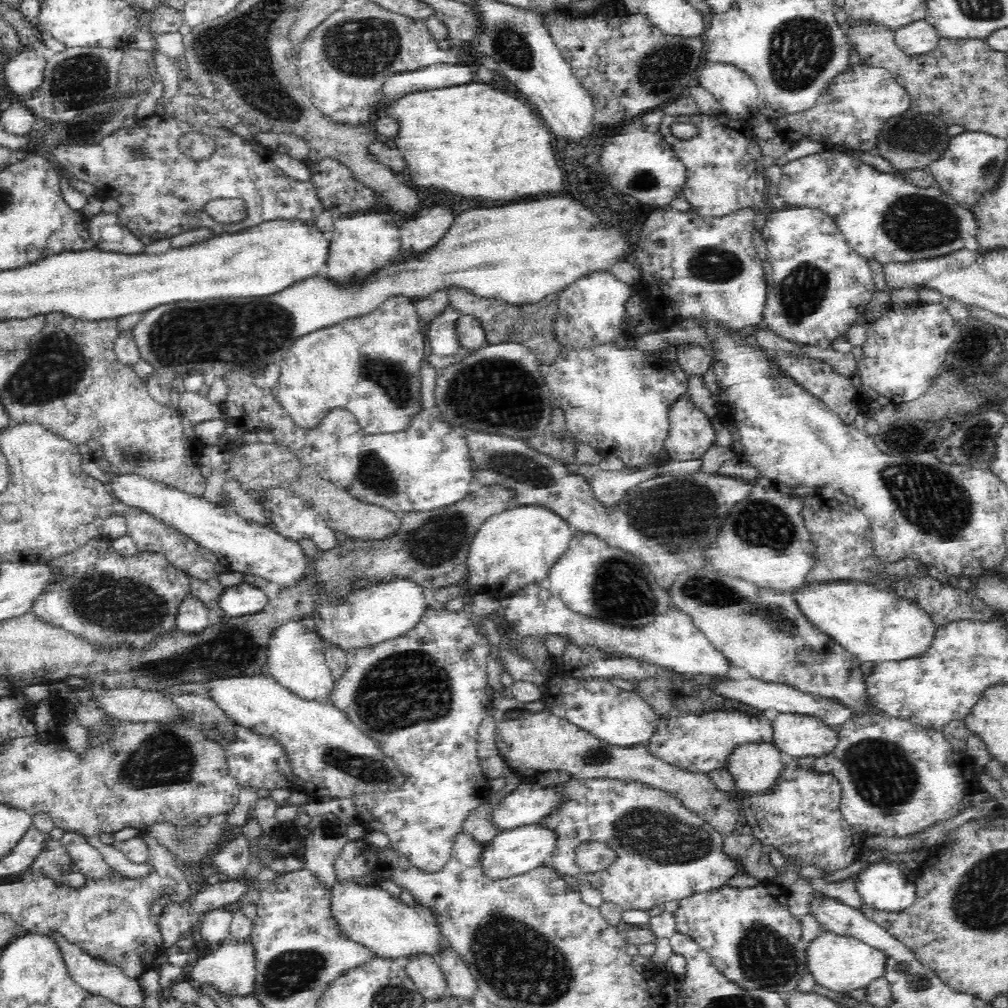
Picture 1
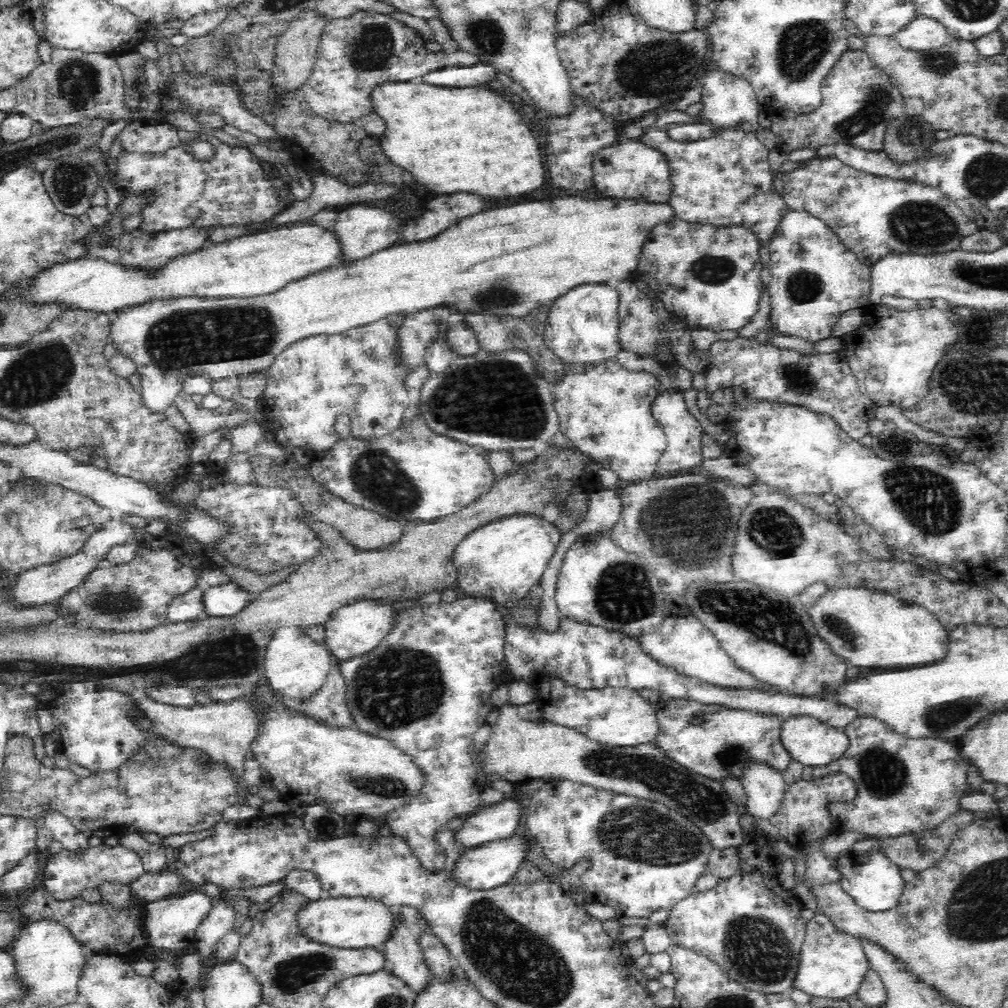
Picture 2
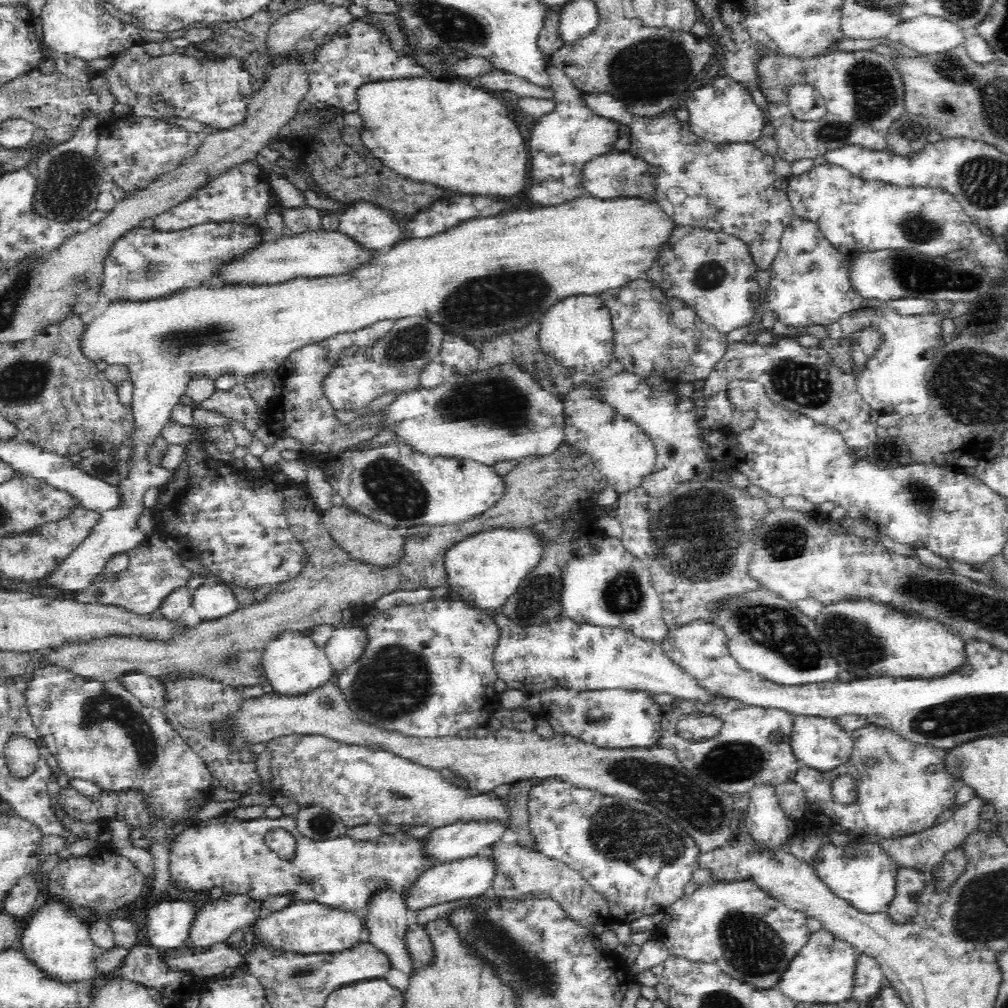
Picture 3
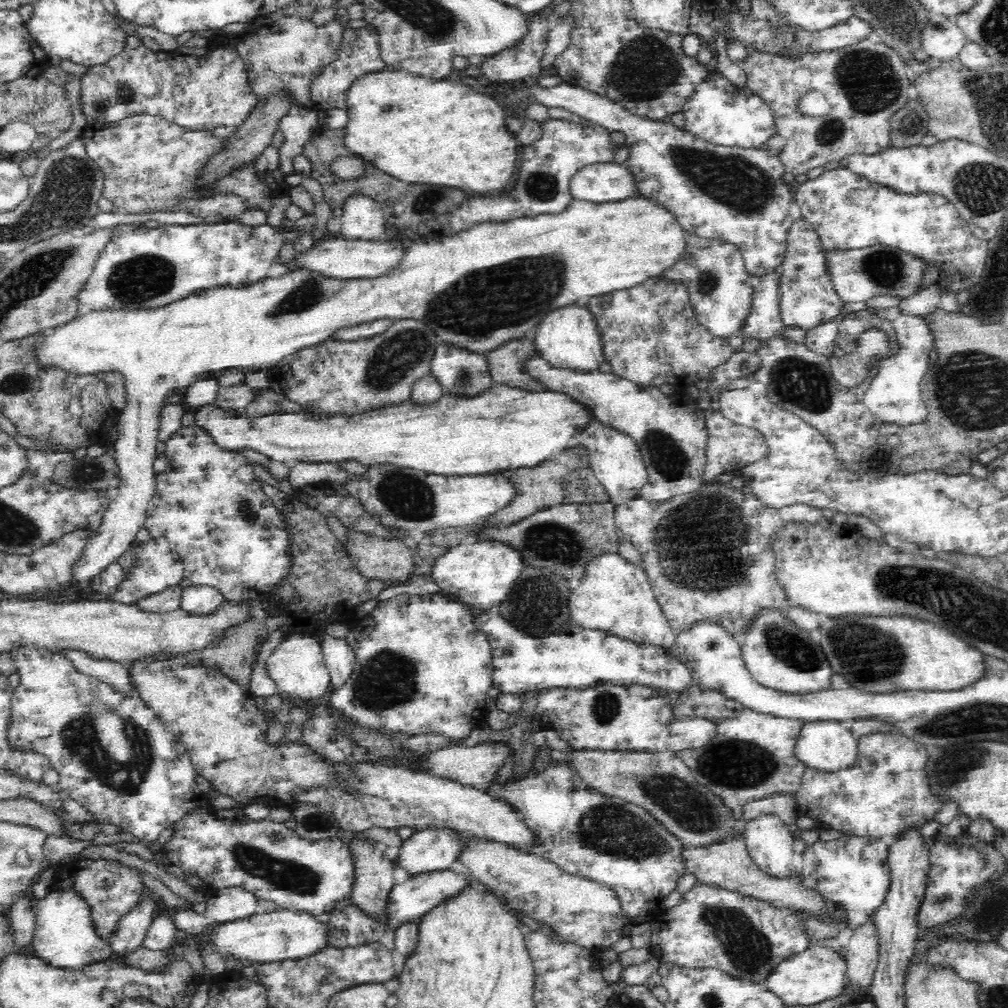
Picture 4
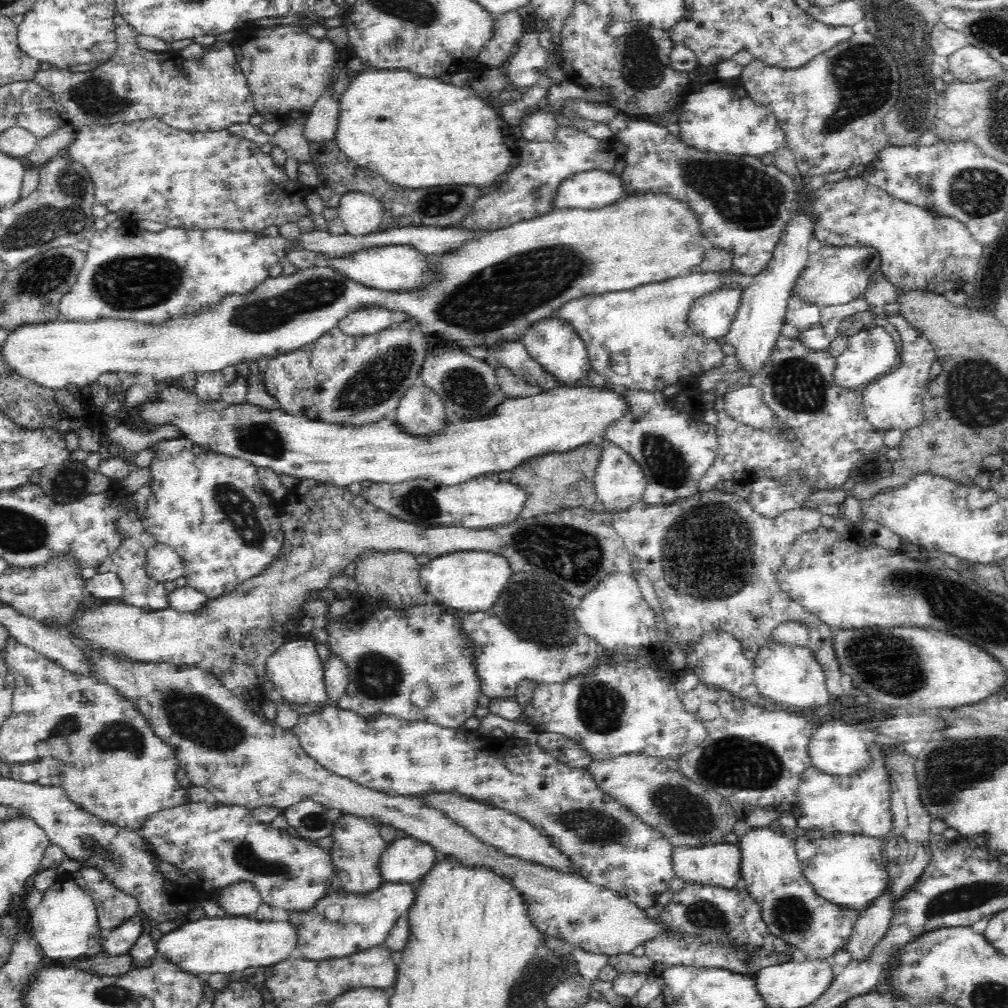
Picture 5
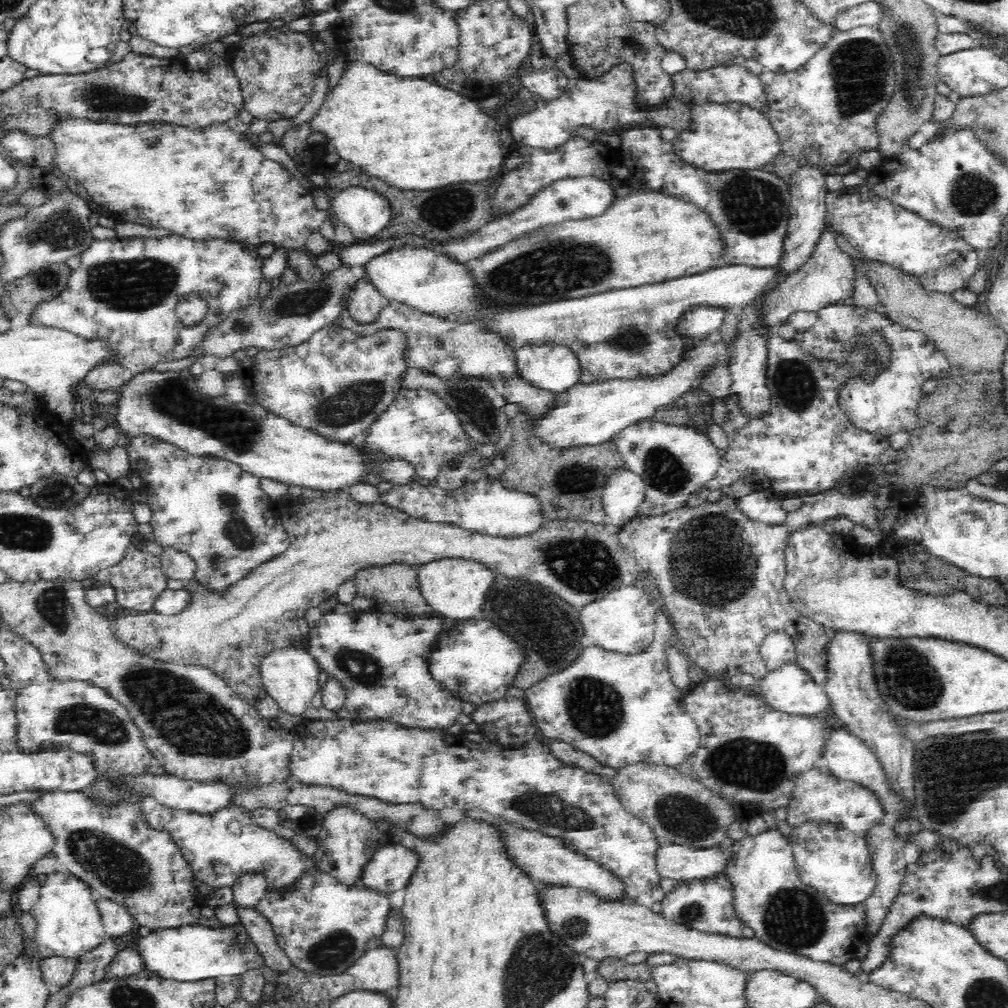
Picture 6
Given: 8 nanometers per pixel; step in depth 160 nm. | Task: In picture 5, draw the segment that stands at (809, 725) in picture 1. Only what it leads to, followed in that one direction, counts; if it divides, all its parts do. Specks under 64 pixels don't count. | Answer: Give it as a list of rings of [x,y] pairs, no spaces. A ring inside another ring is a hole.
[[[840,720],[816,722],[807,744],[809,760],[818,770],[829,775],[850,776],[869,763],[867,743],[858,726],[845,724]]]

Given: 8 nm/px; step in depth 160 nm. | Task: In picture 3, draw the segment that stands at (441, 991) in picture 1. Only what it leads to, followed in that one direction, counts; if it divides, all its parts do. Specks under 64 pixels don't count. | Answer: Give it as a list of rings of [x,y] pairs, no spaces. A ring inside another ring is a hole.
[[[383,891],[380,895],[373,897],[367,906],[365,919],[367,922],[367,931],[369,932],[369,941],[380,949],[388,956],[391,962],[391,968],[396,968],[406,975],[408,978],[414,974],[416,970],[414,966],[414,959],[408,951],[408,945],[406,945],[406,935],[409,927],[408,920],[406,920],[406,902],[404,899],[400,899],[400,896],[392,891]]]

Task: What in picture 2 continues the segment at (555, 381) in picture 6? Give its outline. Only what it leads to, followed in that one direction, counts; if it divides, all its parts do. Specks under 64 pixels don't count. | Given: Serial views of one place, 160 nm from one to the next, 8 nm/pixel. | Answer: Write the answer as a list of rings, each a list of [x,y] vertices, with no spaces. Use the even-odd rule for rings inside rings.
[[[608,283],[578,284],[550,305],[544,330],[546,345],[565,363],[595,363],[615,357],[621,350],[618,336],[619,302],[618,289]]]

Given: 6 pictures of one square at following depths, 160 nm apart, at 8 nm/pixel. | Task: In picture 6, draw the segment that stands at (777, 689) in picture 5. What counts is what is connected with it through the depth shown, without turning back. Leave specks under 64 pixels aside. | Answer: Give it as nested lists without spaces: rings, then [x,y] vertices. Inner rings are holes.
[[[796,661],[786,662],[770,669],[758,680],[760,686],[760,698],[769,706],[786,713],[796,713],[797,715],[820,714],[824,708],[830,708],[830,697],[820,686],[814,677],[810,675],[808,669]]]

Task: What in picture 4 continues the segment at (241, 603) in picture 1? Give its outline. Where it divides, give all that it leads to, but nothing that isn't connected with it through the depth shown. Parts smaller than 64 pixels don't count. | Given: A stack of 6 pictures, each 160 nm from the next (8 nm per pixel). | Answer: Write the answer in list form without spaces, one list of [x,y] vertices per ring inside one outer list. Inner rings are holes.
[[[190,585],[183,588],[181,609],[194,616],[208,616],[216,614],[224,602],[227,600],[220,589],[206,585]]]

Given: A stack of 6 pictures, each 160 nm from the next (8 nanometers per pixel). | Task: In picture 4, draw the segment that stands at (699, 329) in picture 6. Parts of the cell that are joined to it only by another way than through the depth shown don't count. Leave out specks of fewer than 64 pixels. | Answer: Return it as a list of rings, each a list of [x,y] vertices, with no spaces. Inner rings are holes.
[[[687,233],[677,261],[659,276],[685,286],[698,322],[716,336],[728,338],[737,334],[752,310],[754,286],[750,282],[756,278],[746,271],[742,251],[728,241]]]

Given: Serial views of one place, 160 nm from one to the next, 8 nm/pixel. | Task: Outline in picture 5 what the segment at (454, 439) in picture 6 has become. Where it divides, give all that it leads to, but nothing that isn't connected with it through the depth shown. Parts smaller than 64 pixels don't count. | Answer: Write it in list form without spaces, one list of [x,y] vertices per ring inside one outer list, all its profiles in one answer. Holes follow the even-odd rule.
[[[419,384],[405,393],[392,416],[408,433],[429,435],[448,423],[447,412],[443,398],[432,388]]]

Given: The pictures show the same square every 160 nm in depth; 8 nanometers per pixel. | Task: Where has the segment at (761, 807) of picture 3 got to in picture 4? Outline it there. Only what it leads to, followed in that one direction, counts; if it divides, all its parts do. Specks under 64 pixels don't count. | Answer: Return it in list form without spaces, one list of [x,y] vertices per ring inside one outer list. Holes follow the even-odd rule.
[[[760,813],[745,824],[744,836],[746,846],[755,864],[773,876],[794,876],[796,866],[794,866],[793,844],[796,836],[790,832],[790,828],[783,820],[776,816],[776,813]]]

